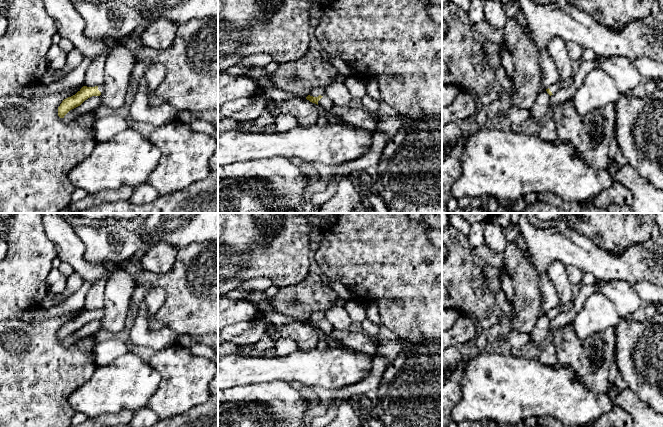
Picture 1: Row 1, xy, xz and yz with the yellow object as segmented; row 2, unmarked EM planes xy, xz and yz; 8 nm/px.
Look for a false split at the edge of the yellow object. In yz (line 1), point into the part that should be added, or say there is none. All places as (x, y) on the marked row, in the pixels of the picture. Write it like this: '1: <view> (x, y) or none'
1: none

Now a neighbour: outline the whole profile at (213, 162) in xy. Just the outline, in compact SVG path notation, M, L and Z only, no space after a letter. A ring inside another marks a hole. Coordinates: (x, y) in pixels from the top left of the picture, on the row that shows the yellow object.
M218 147L209 160L209 167L211 171L218 172Z

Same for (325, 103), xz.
M325 95L318 101L318 106L326 111L328 115L333 115L333 102Z

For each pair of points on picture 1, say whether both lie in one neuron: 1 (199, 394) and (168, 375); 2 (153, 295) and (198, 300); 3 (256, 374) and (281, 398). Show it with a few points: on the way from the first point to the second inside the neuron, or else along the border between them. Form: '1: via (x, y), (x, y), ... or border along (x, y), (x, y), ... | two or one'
1: via (191, 387), (179, 375), (176, 375) | one
2: border along (159, 286), (165, 292), (165, 301), (154, 315) | two
3: border along (288, 382), (268, 381), (246, 384), (242, 387) | two

